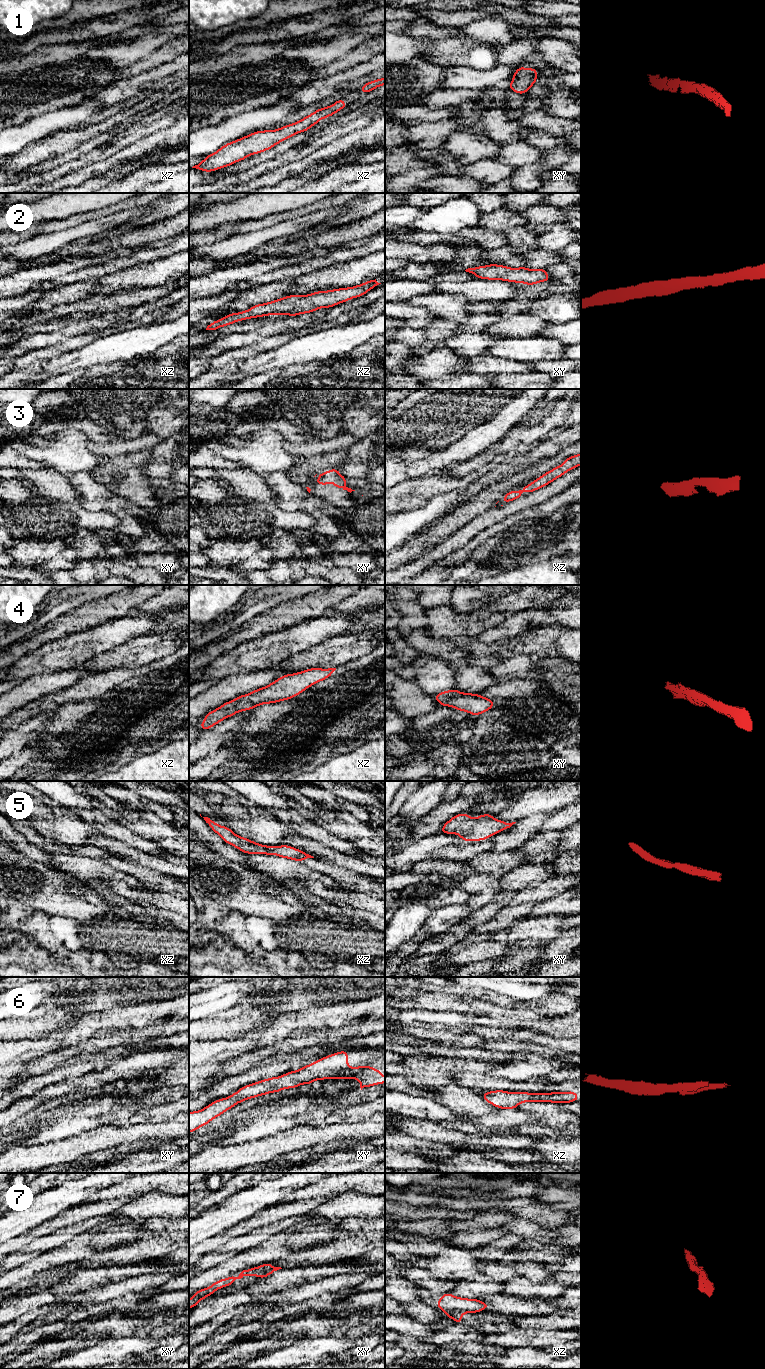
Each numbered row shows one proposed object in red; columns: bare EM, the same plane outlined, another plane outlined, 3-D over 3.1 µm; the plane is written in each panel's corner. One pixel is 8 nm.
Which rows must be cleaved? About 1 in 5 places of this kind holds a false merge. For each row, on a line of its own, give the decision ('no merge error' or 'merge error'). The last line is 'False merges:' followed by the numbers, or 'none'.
1: no merge error
2: no merge error
3: no merge error
4: no merge error
5: no merge error
6: no merge error
7: merge error
False merges: 7

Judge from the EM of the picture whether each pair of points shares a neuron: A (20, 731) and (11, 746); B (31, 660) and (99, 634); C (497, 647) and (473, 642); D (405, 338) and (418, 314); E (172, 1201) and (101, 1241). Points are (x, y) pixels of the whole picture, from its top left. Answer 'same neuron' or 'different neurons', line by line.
A: same neuron
B: same neuron
C: same neuron
D: same neuron
E: different neurons

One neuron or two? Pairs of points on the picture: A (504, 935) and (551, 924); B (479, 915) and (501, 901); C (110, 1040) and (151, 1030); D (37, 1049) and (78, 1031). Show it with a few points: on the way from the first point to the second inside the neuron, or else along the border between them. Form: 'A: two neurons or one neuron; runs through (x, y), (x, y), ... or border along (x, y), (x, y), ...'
A: one neuron; runs through (516, 933), (529, 929), (539, 929)
B: one neuron; runs through (484, 913), (496, 905)
C: one neuron; runs through (120, 1039), (131, 1035), (141, 1035)
D: one neuron; runs through (47, 1042), (68, 1037)

